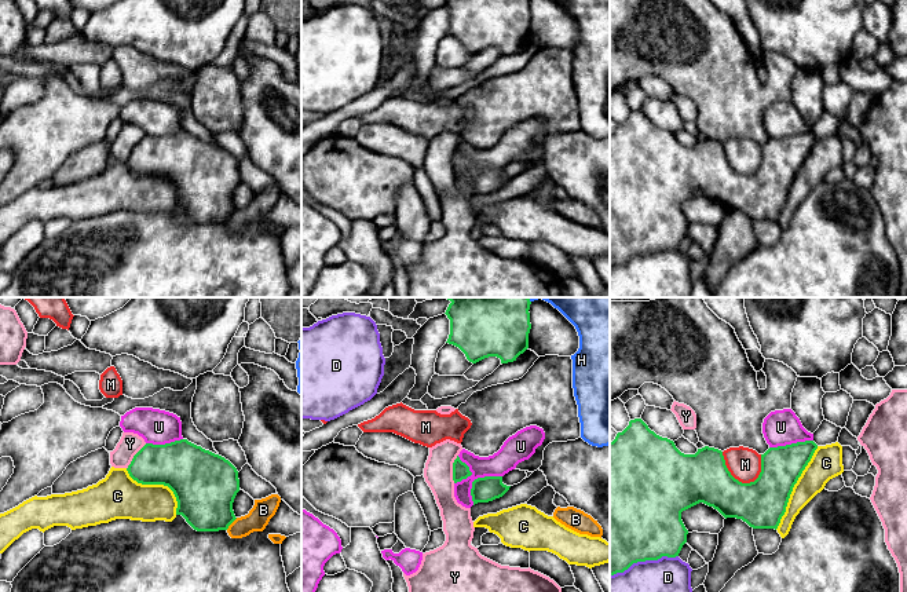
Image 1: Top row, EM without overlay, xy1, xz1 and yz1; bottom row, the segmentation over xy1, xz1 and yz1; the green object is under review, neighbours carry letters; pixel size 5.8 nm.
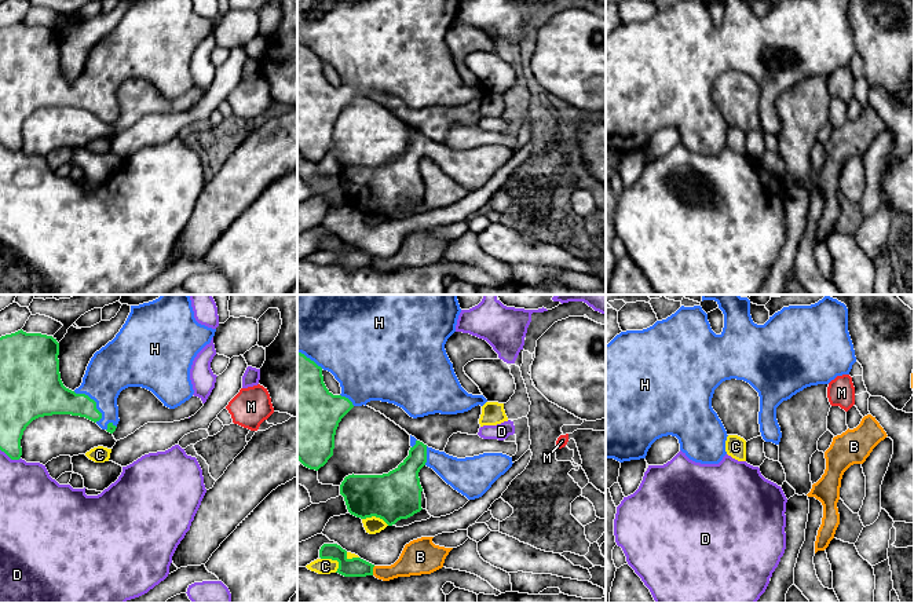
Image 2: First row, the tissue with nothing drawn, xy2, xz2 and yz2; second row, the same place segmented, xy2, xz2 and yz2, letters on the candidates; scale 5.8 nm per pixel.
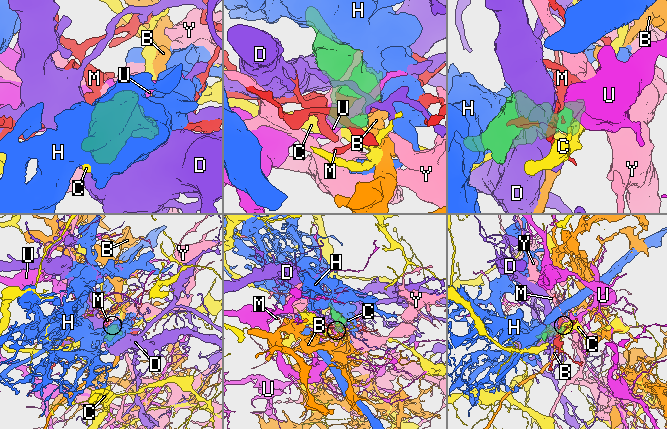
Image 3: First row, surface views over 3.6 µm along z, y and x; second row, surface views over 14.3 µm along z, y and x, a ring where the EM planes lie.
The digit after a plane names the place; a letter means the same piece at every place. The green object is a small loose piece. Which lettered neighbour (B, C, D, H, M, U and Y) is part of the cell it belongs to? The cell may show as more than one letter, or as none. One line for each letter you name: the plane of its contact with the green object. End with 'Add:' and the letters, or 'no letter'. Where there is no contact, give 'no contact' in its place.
H: xy2
Add: H

